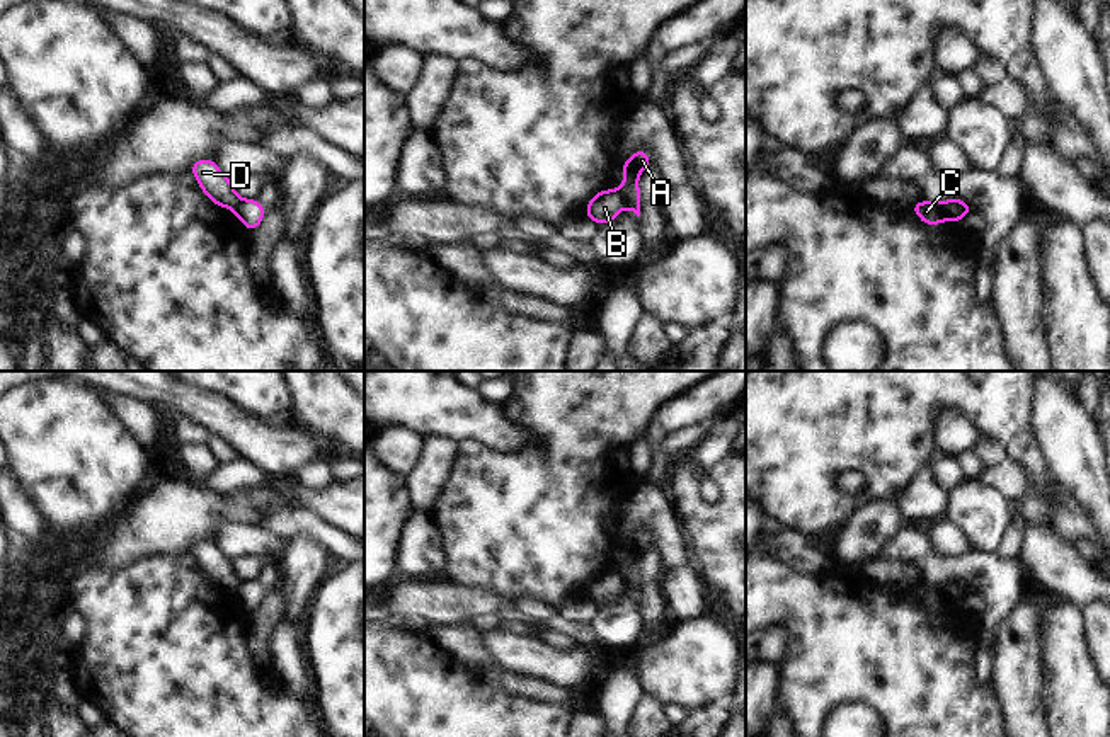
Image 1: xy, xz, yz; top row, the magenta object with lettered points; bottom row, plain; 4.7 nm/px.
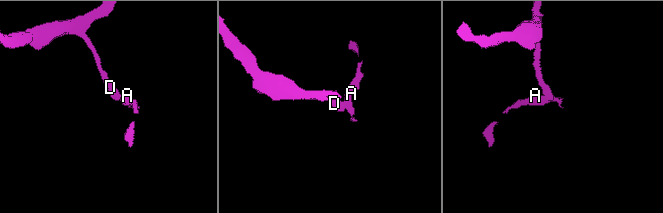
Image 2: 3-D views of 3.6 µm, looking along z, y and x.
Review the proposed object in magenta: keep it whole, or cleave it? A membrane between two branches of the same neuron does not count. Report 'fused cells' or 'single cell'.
fused cells

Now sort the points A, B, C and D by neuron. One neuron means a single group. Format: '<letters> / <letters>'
A C / B D

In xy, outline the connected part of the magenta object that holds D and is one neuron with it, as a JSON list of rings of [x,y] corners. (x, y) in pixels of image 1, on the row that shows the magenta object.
[[[197,160],[191,167],[191,172],[197,179],[203,192],[218,206],[225,206],[232,211],[237,209],[240,197],[233,191],[233,184],[226,179],[215,160]]]

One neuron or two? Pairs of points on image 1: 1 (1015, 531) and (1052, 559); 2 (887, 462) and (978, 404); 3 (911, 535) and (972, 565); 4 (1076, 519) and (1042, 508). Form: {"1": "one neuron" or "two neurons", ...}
{"1": "two neurons", "2": "one neuron", "3": "one neuron", "4": "two neurons"}

